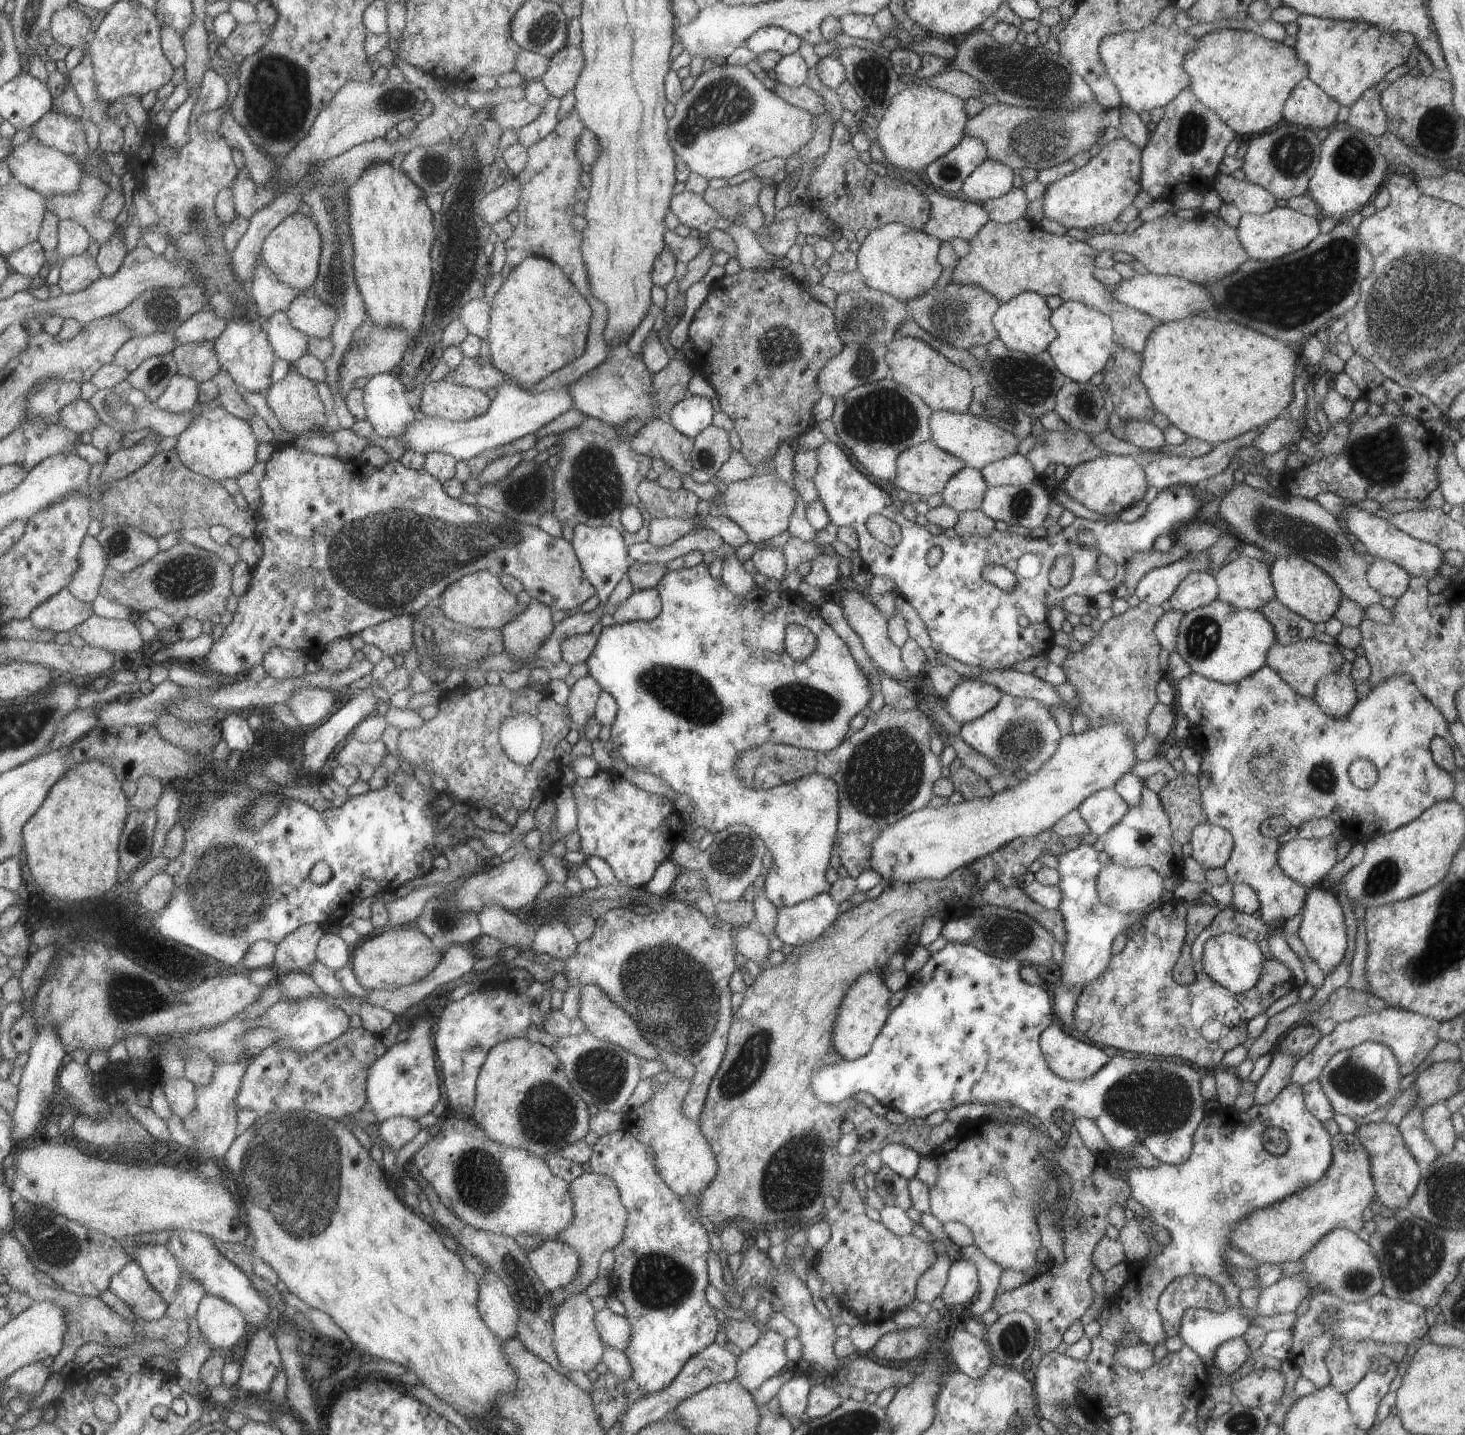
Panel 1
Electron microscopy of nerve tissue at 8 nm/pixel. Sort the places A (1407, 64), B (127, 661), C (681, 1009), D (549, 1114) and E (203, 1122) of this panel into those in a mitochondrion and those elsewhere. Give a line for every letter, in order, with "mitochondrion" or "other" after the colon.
A: other
B: other
C: mitochondrion
D: mitochondrion
E: mitochondrion

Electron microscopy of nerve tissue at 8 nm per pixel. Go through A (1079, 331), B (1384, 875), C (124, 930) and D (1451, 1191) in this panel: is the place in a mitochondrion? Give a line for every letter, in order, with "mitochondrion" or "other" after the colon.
A: other
B: mitochondrion
C: other
D: mitochondrion

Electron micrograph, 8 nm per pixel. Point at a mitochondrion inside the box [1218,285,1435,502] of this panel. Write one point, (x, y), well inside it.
(1382, 459)

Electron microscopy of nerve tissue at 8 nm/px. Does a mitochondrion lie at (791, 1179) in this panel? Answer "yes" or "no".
yes

